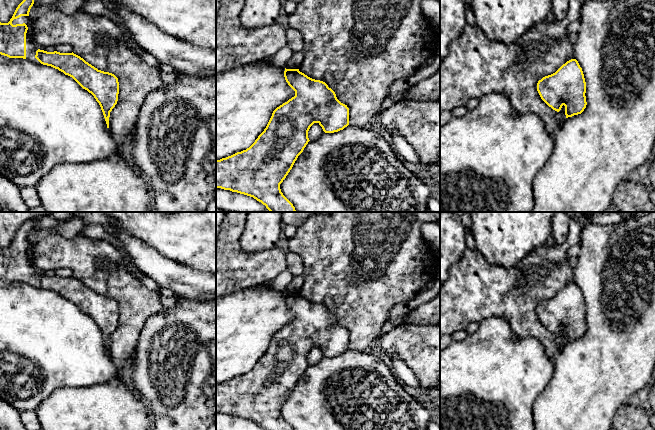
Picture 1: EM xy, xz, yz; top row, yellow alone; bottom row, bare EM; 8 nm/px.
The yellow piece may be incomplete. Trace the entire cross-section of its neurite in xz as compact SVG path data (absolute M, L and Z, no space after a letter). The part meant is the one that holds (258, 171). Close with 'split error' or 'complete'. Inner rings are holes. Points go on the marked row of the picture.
M285 68L284 77L288 85L295 91L295 96L273 111L266 128L249 148L216 160L216 188L253 197L265 205L270 212L296 212L293 204L281 192L280 184L310 141L308 138L310 127L314 123L318 123L325 133L334 133L349 125L349 108L337 99L335 92L325 82L312 79L299 69Z; complete

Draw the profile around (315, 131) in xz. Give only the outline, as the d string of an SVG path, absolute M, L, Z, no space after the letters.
M314 123L308 131L308 138L310 141L316 140L321 137L323 133L324 131L319 123Z

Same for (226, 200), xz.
M216 188L216 208L227 212L270 212L265 205L253 197L221 188Z

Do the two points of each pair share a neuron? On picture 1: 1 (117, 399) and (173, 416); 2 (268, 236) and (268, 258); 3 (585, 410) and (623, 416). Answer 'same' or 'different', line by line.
1: different
2: different
3: different

